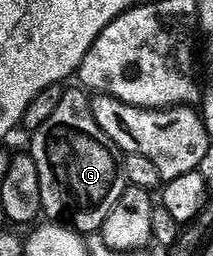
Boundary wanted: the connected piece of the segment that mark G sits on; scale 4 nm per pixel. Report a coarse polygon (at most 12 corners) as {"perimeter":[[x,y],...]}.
{"perimeter":[[67,88],[28,151],[42,213],[97,234],[126,189],[119,150]]}

